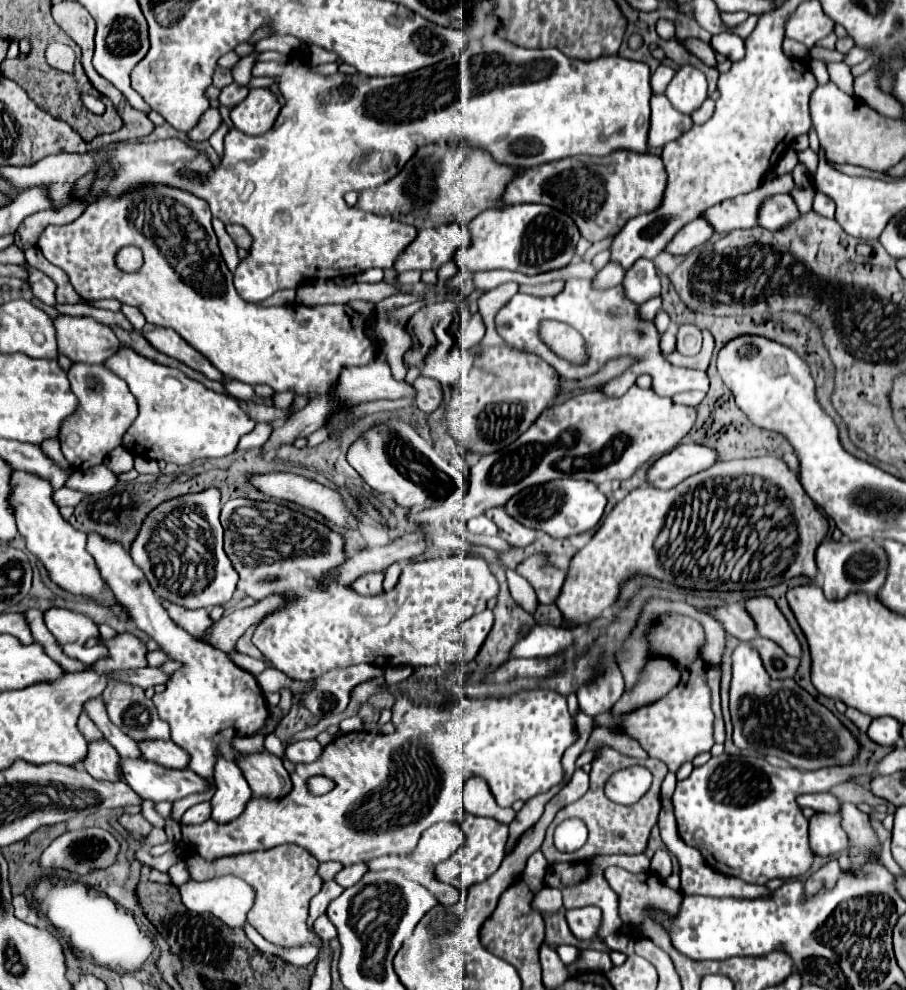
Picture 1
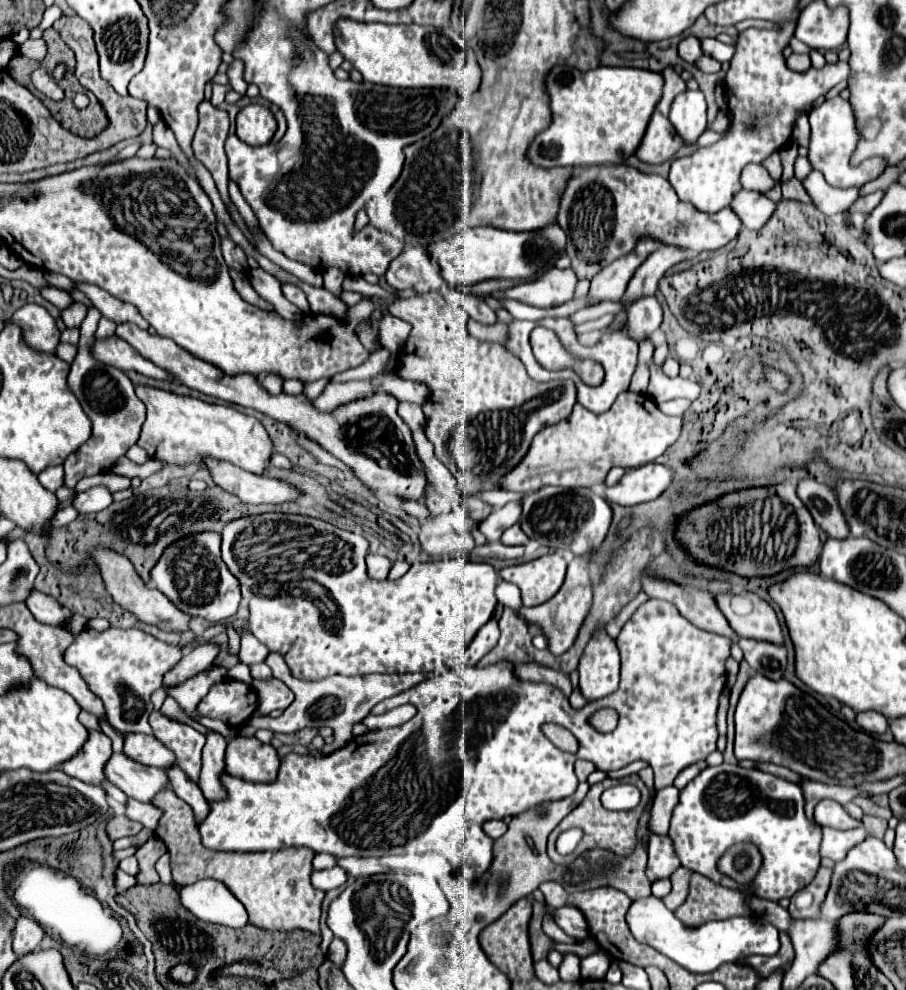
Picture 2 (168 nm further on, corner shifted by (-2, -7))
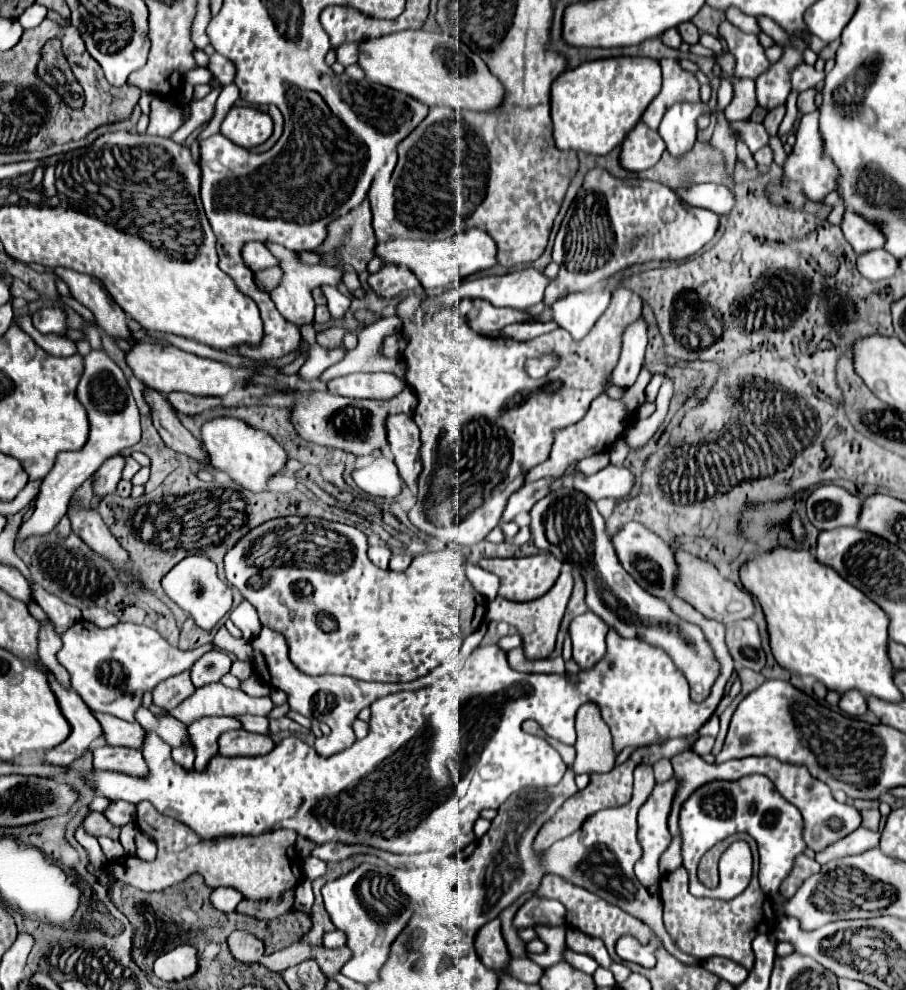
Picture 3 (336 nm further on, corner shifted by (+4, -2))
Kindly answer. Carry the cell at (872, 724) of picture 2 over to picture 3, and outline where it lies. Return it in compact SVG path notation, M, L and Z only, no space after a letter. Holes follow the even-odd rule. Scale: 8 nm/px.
M849 690L849 694L841 694L839 708L849 716L861 716L867 712L867 702L863 694L857 694L857 690Z

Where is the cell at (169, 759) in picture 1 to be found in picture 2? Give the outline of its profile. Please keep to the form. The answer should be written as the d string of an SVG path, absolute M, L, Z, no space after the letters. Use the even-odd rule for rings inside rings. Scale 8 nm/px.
M125 735L123 753L139 763L155 765L159 769L167 769L175 765L175 753L171 753L159 739L151 735Z

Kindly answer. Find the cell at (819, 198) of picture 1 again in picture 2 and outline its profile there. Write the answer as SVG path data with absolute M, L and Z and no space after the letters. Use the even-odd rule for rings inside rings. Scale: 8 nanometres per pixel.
M813 171L813 175L809 175L803 181L803 187L811 195L815 207L821 213L825 213L827 217L835 217L835 215L843 213L851 203L855 203L855 199L859 199L859 187L835 189L831 185L827 185L821 171Z

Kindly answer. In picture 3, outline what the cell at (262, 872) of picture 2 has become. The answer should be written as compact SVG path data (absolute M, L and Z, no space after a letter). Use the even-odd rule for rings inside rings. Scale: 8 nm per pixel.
M151 804L137 806L137 826L157 840L157 858L153 862L141 858L119 858L117 862L109 862L107 870L115 880L145 892L165 890L183 882L193 872L199 872L211 888L231 886L247 900L275 900L281 892L297 886L303 878L301 860L295 852L297 834L293 830L275 830L257 838L217 838L217 842L201 842L191 828L175 818L159 814Z

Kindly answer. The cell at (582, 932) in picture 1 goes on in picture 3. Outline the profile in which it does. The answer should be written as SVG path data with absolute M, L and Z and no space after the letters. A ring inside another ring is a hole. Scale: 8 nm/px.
M539 896L529 898L515 914L515 928L535 928L535 926L559 926L565 924L565 908L557 900L545 900Z

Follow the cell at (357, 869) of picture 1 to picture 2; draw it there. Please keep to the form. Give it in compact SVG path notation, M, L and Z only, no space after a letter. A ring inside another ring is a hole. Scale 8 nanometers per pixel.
M335 865L333 869L327 869L327 871L313 871L313 875L311 875L311 883L323 891L337 889L337 887L345 885L345 881L347 881L347 871L341 871L339 865Z

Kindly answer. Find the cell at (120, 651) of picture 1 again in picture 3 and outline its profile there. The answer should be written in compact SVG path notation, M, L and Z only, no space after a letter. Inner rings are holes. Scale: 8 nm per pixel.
M77 620L67 632L63 632L61 638L63 638L63 648L57 652L57 660L69 672L71 688L81 696L81 700L93 712L107 712L107 714L117 716L127 722L135 720L135 710L141 706L141 696L145 690L153 690L165 678L189 670L197 658L201 658L203 654L215 647L215 644L210 642L197 650L185 652L185 650L179 650L179 648L167 644L153 628L137 626L137 624L123 624L123 622L119 622L117 626L111 626L111 628L99 628L93 622Z

